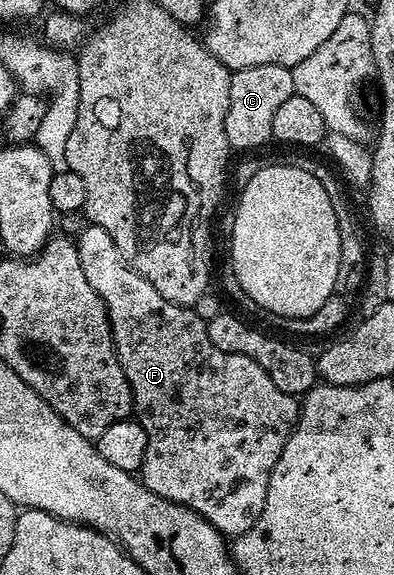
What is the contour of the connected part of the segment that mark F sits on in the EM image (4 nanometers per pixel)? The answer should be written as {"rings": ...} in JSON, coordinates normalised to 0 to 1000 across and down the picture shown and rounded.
{"rings":[[[236,390],[221,391],[221,395],[221,400],[208,409],[195,409],[193,414],[203,438],[203,466],[213,466],[213,482],[223,487],[223,494],[234,494],[234,501],[244,501],[244,508],[264,522],[289,593],[289,610],[299,621],[299,631],[315,640],[315,654],[325,661],[330,680],[340,690],[338,718],[345,722],[350,736],[365,744],[365,758],[376,758],[376,779],[365,786],[365,807],[355,819],[363,842],[386,856],[396,856],[396,863],[416,863],[416,870],[437,870],[447,877],[475,880],[480,887],[513,894],[518,904],[536,908],[569,932],[602,932],[629,925],[629,918],[640,918],[640,911],[650,911],[660,890],[670,890],[670,870],[680,863],[685,823],[701,800],[711,800],[711,786],[721,779],[731,758],[746,750],[749,737],[756,736],[761,706],[749,687],[711,682],[711,675],[701,675],[701,668],[690,668],[690,654],[680,654],[680,647],[670,647],[670,640],[660,640],[660,633],[650,633],[650,626],[629,626],[629,619],[558,612],[558,605],[548,605],[548,598],[538,598],[538,591],[528,591],[525,562],[490,536],[421,525],[416,515],[406,515],[406,508],[396,508],[396,501],[386,501],[386,494],[376,494],[376,487],[365,487],[365,480],[355,480],[312,452],[294,424],[284,424],[284,410],[274,410],[274,403],[264,403],[264,397]]]}

